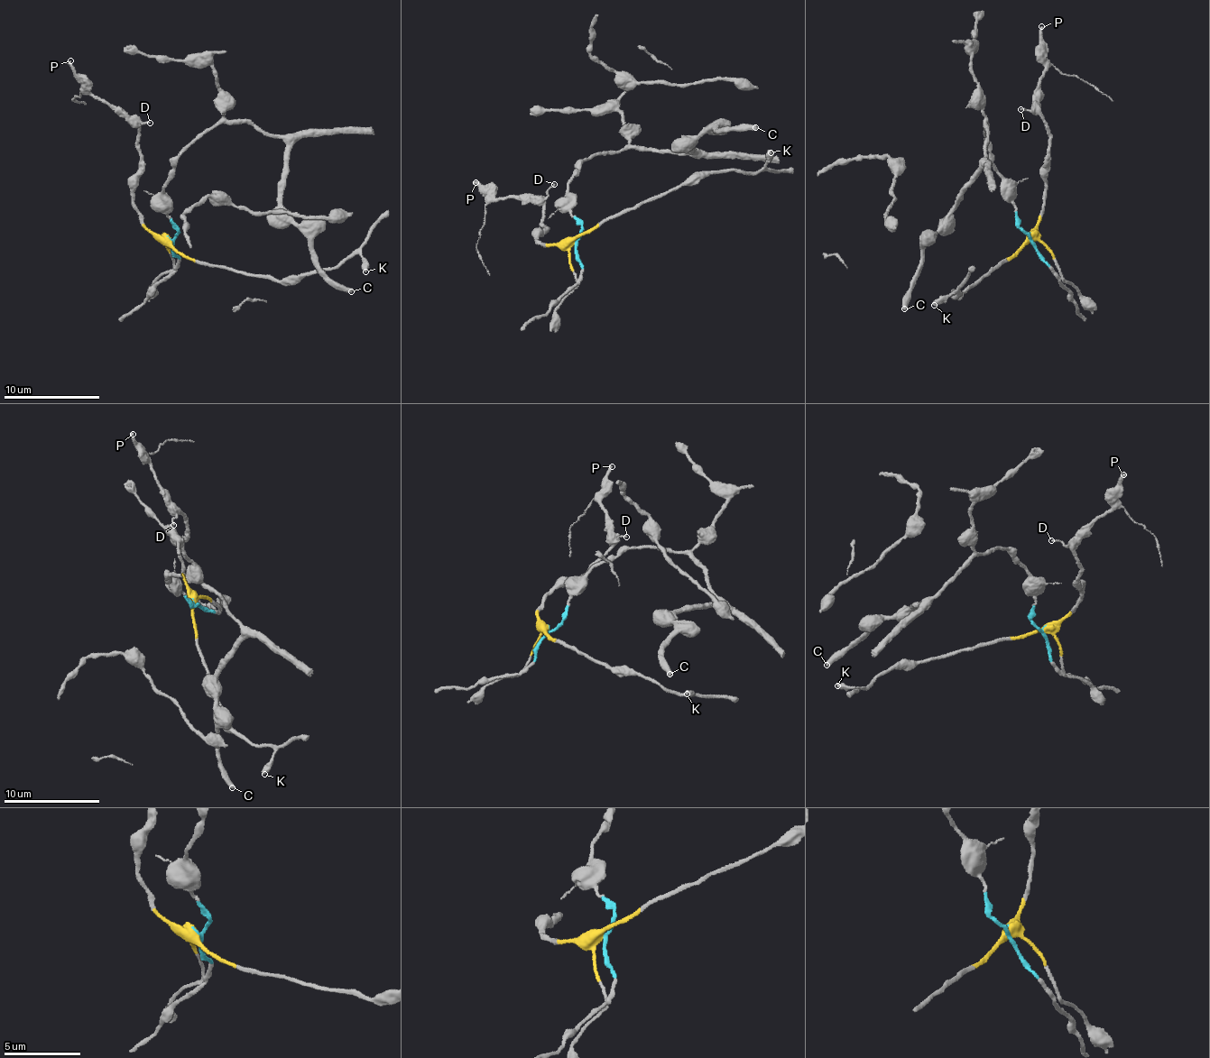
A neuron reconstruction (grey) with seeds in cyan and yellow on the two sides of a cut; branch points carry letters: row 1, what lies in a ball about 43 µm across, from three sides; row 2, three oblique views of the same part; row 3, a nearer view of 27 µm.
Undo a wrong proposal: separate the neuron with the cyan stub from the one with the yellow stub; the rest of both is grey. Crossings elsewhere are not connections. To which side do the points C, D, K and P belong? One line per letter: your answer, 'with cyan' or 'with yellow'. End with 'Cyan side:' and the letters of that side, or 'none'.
C: with cyan
D: with yellow
K: with yellow
P: with yellow
Cyan side: C

